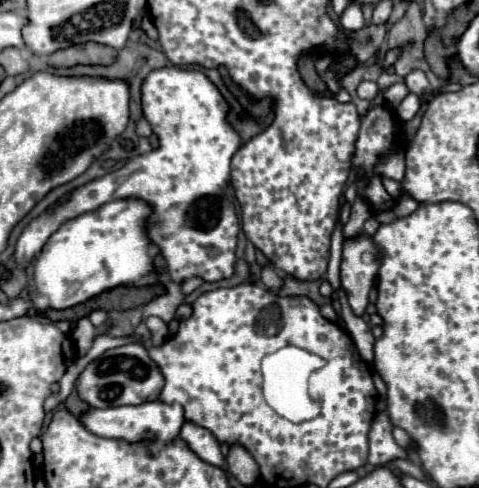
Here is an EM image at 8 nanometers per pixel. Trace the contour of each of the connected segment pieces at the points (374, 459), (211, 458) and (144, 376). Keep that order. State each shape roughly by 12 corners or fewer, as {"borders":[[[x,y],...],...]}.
{"borders":[[[378,413],[370,427],[368,463],[388,465],[408,459],[392,437],[388,413]],[[196,423],[180,437],[206,463],[226,469],[220,443]],[[144,345],[106,351],[76,381],[96,409],[162,393]]]}

